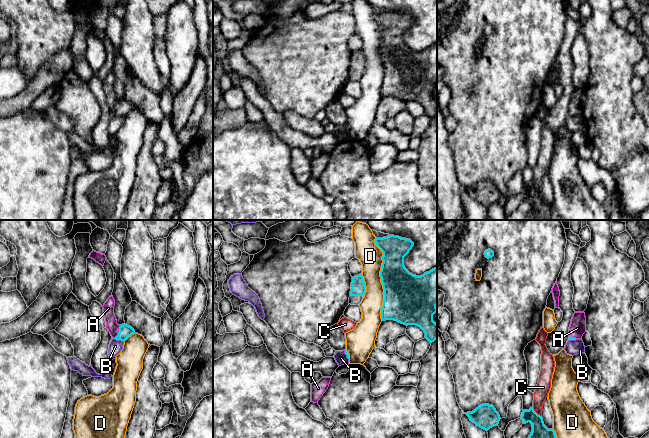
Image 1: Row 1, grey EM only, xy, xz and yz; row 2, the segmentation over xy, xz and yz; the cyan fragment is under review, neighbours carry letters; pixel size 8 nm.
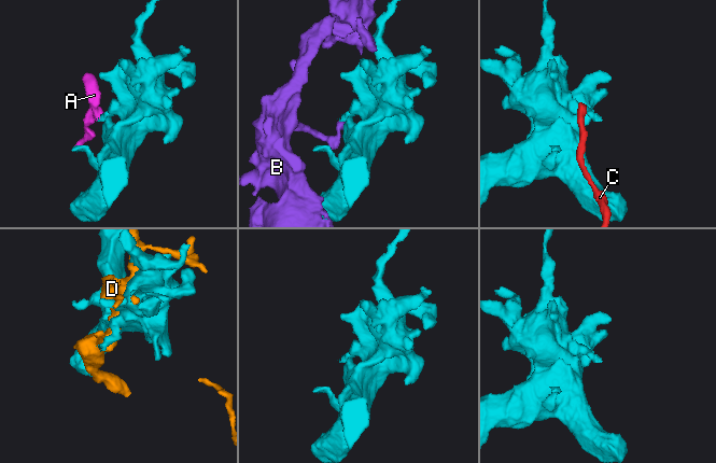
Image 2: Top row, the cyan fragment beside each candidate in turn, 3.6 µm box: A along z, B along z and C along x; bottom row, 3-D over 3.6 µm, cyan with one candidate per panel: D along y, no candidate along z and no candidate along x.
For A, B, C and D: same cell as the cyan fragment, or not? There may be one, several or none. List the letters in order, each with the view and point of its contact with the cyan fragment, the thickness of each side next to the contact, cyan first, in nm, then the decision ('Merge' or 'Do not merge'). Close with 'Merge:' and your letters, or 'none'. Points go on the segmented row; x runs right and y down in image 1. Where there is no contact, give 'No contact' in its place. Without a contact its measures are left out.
A: Touches cyan at xy (118, 332). Thickness 100 nm (cyan) against 100 nm. Merge
B: Touches cyan at xy (118, 339). Thickness 100 nm (cyan) against 110 nm. Do not merge
C: Touches cyan at yz (535, 412). Thickness 120 nm (cyan) against 110 nm. Do not merge
D: Touches cyan at xz (381, 279). Thickness 360 nm (cyan) against 190 nm. Do not merge
Merge: A

